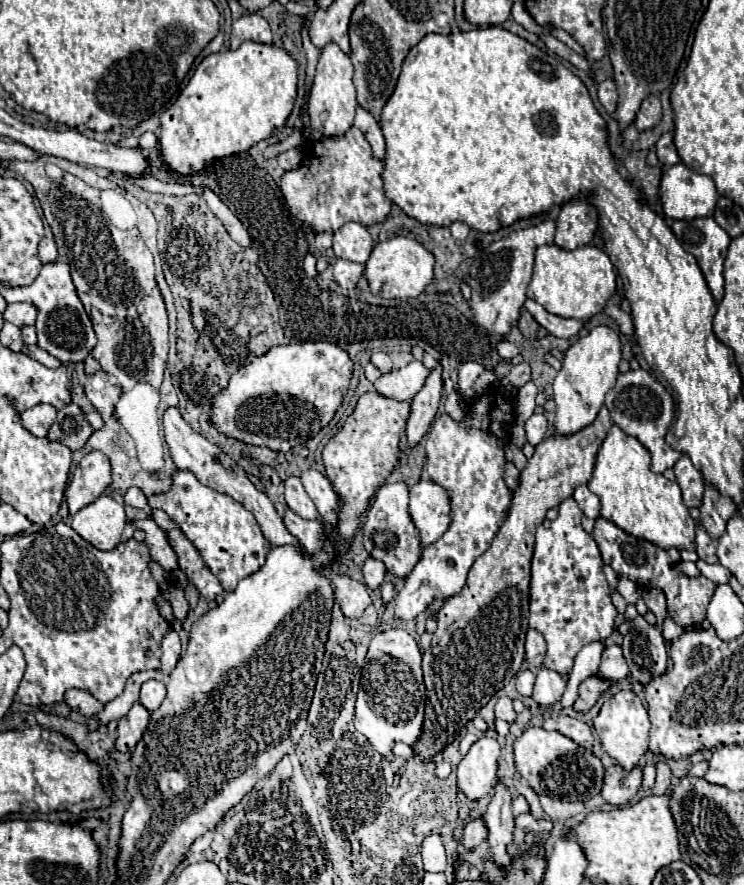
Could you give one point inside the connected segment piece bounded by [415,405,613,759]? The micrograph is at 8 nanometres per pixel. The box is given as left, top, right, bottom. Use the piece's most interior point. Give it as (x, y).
(491, 611)

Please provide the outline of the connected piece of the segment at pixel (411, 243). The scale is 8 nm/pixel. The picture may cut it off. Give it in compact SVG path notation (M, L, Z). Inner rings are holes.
M393 237L375 245L369 261L365 263L365 277L373 295L383 299L409 299L417 297L433 281L435 257L421 243L409 237Z

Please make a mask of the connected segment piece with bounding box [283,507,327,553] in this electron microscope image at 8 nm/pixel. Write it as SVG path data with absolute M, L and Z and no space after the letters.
M289 507L285 509L285 515L283 515L283 523L285 523L285 529L299 539L299 543L309 551L309 553L315 553L321 549L323 545L323 535L327 535L323 531L323 523L321 519L303 519L299 517L297 513L293 513Z

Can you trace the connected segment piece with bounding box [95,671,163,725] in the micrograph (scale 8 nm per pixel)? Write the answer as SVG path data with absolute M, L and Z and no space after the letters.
M139 671L139 673L133 673L133 675L127 679L127 683L125 683L125 691L123 691L117 699L105 703L103 709L95 715L97 723L99 723L99 725L105 725L105 723L109 723L109 721L113 721L113 719L119 721L121 717L125 717L127 711L131 709L131 705L133 705L135 701L139 701L139 687L141 687L145 681L149 681L149 679L163 679L163 673L161 673L161 671Z

